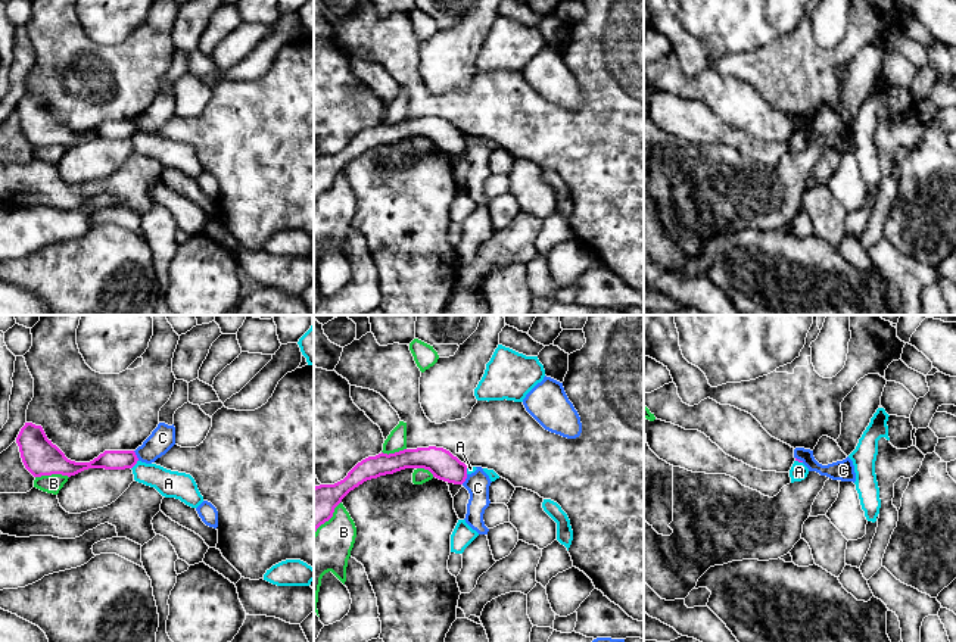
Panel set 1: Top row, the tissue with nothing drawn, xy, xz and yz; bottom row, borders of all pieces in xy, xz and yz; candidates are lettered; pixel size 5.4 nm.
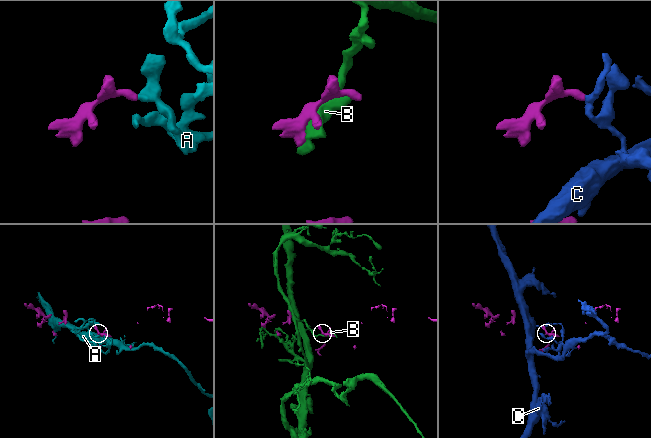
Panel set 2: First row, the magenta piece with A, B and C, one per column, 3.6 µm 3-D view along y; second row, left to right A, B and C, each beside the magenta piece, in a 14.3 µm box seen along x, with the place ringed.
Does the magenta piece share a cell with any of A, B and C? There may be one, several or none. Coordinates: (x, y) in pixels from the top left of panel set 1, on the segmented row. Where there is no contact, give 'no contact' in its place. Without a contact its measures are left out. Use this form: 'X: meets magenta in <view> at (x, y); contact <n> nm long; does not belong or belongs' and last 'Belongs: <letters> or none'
A: meets magenta in xy at (136, 463); contact 70 nm long; does not belong
B: meets magenta in xy at (52, 473); contact 180 nm long; does not belong
C: meets magenta in xy at (136, 455); contact 70 nm long; does not belong
Belongs: none

